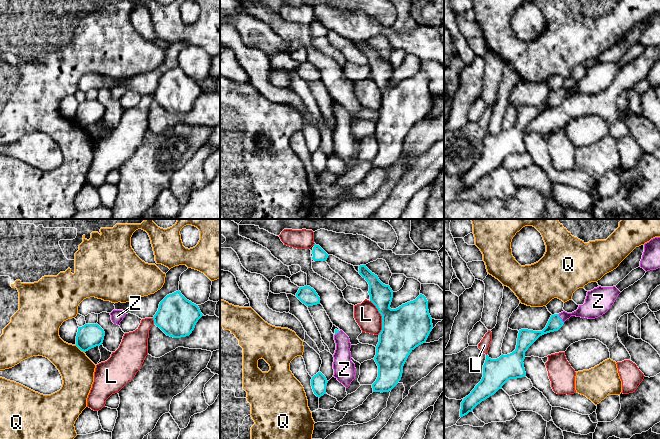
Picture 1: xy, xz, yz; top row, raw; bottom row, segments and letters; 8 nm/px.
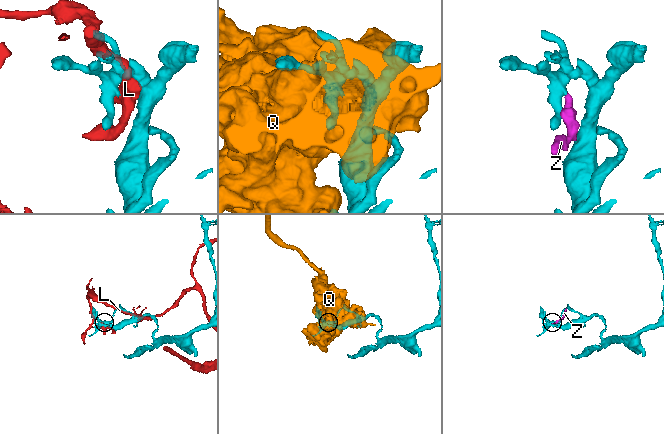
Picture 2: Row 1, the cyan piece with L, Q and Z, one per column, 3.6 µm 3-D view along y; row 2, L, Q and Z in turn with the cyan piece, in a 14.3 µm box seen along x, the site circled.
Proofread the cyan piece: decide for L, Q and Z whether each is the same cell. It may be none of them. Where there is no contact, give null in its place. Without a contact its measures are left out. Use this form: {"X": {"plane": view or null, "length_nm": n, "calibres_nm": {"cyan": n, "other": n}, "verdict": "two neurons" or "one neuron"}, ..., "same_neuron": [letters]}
{"L": {"plane": "xz", "length_nm": 280, "calibres_nm": {"cyan": 360, "other": 200}, "verdict": "two neurons"}, "Q": {"plane": "xy", "length_nm": 100, "calibres_nm": {"cyan": 190, "other": 280}, "verdict": "two neurons"}, "Z": {"plane": "yz", "length_nm": 80, "calibres_nm": {"cyan": 110, "other": 140}, "verdict": "one neuron"}, "same_neuron": ["Z"]}

